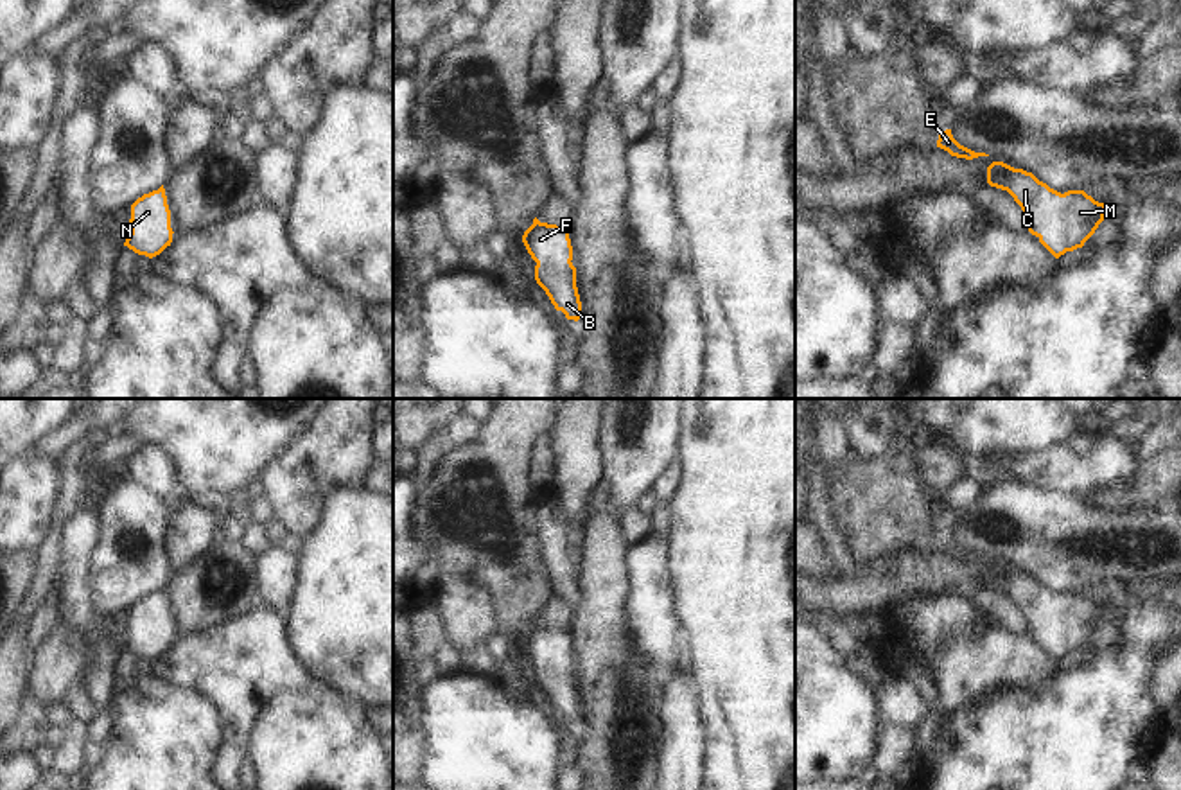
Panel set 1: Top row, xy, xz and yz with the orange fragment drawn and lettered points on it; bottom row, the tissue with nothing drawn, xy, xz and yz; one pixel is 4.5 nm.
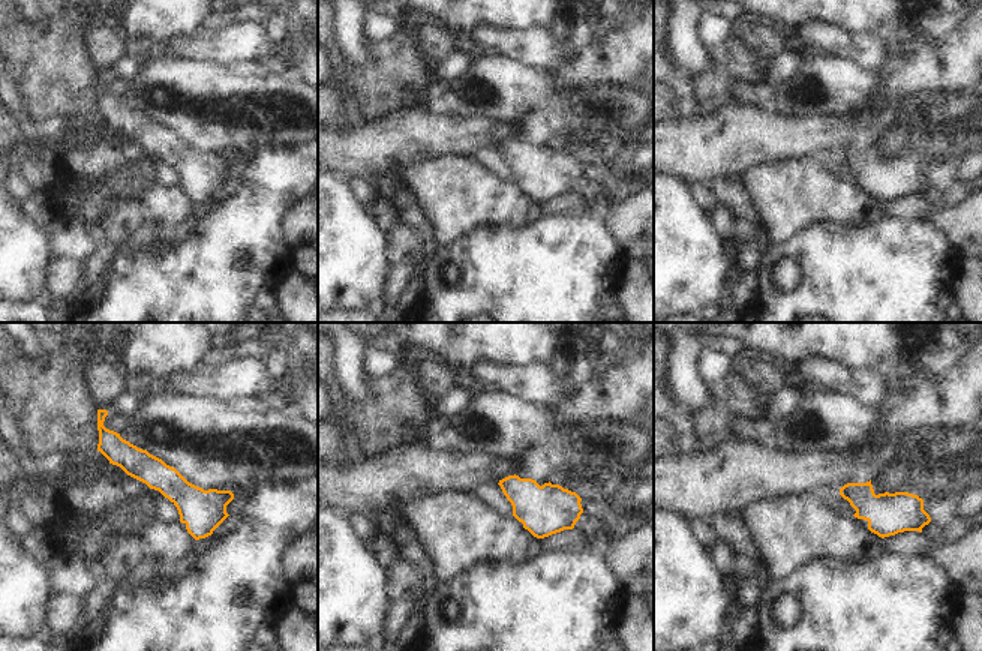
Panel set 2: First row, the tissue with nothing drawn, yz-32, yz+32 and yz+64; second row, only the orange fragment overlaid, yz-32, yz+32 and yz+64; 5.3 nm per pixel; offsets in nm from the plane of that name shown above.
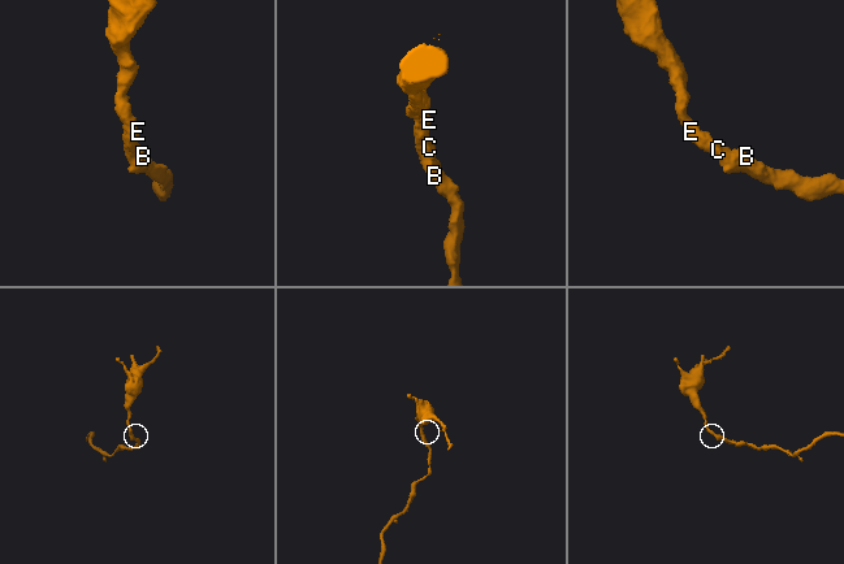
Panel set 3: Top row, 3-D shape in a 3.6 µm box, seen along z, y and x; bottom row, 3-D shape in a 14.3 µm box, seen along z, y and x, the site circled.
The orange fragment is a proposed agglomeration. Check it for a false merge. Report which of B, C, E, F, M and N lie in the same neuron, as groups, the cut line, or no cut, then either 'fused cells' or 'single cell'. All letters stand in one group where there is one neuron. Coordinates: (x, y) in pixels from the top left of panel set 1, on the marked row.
B C E F M N; no cut; single cell

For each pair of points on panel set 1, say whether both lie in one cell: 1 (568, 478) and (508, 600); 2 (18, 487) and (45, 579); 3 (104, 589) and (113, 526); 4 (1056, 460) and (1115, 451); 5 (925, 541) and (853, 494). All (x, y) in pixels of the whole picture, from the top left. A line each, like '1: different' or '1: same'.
1: different
2: different
3: same
4: same
5: same

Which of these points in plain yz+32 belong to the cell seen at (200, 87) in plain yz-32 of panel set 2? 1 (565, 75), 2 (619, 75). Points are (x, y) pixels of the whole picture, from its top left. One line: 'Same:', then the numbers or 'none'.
Same: none

